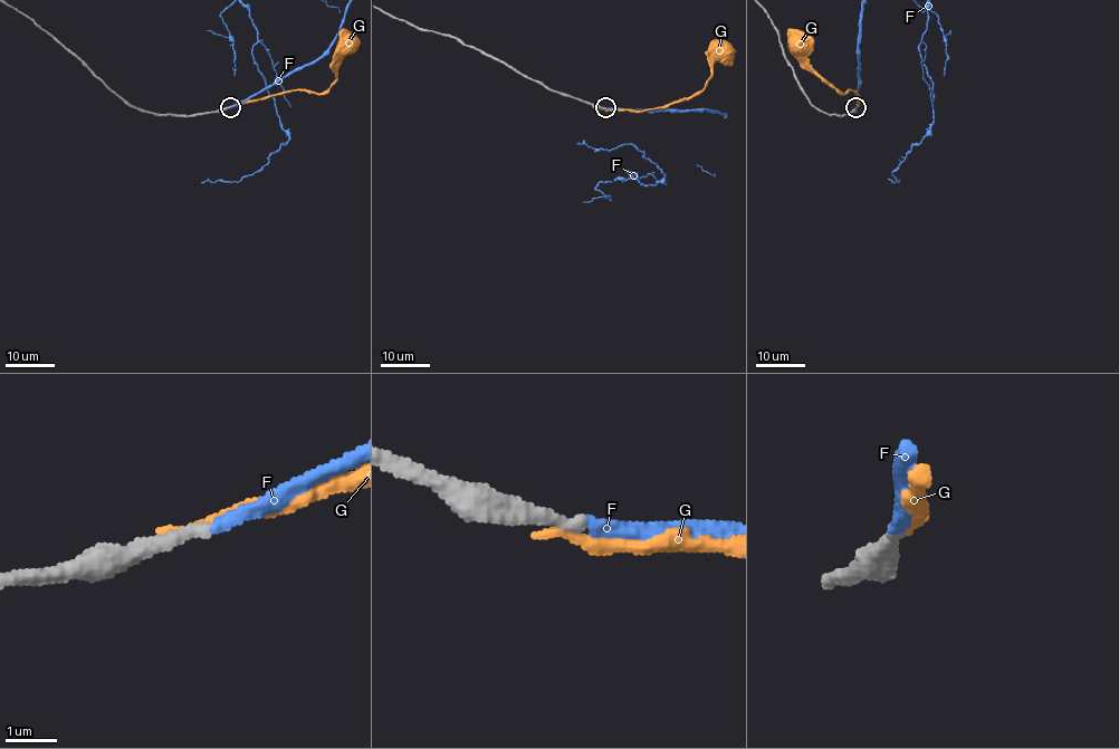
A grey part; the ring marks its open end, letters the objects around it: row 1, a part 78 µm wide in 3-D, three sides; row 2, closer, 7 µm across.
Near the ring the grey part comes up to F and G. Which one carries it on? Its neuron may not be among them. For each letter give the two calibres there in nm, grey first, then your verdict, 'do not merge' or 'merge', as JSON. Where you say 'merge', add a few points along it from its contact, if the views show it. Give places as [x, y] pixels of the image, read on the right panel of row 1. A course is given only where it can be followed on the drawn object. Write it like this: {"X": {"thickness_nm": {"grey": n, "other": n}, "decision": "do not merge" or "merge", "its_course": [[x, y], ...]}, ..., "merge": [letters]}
{"F": {"thickness_nm": {"grey": 260, "other": 260}, "decision": "merge"}, "G": {"thickness_nm": {"grey": 320, "other": 220}, "decision": "do not merge"}, "merge": ["F"]}

